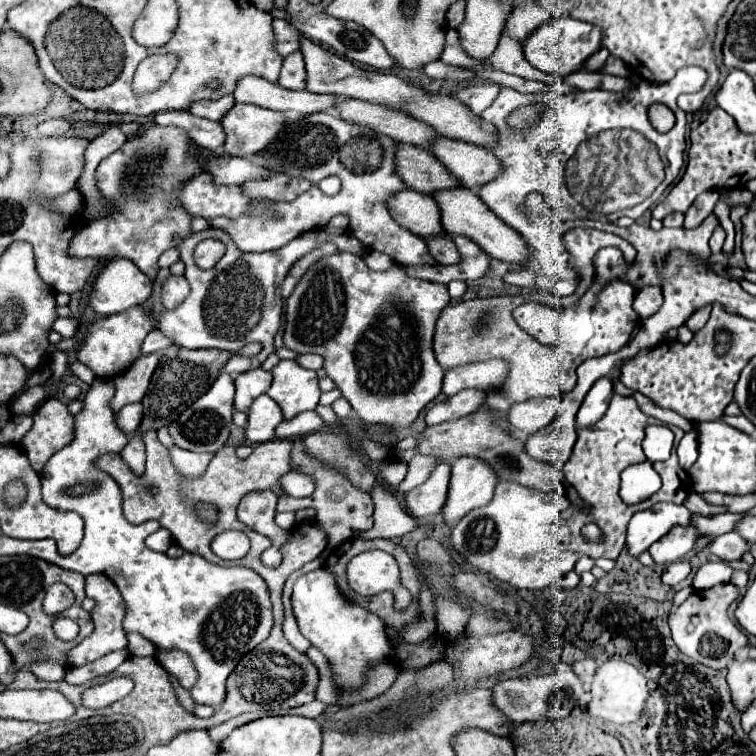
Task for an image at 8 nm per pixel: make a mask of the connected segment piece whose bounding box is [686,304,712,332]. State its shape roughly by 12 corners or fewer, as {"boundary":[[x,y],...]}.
{"boundary":[[710,304],[698,308],[686,326],[692,332],[704,328],[710,318]]}

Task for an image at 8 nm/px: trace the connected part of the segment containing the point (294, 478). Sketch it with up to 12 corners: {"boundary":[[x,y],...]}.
{"boundary":[[290,472],[282,486],[290,496],[304,498],[316,488],[312,476]]}

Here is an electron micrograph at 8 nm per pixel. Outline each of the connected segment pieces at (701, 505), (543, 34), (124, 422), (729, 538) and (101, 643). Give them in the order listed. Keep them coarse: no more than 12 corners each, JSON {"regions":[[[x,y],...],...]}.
{"regions":[[[696,492],[684,500],[690,512],[704,516],[726,512],[726,508],[714,508],[704,502]],[[556,18],[532,32],[526,60],[558,80],[602,48],[602,28]],[[142,404],[122,408],[118,430],[132,434],[142,418]],[[736,532],[712,538],[706,548],[732,562],[748,550]],[[104,574],[86,578],[94,632],[68,652],[84,666],[128,646],[124,600]]]}

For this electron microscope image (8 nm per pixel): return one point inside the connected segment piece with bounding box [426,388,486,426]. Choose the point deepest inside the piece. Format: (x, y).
(466, 401)

